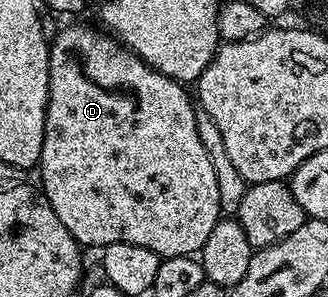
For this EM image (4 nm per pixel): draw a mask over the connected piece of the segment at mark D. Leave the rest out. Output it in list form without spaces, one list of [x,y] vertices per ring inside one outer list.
[[[67,27],[49,43],[49,101],[45,113],[45,141],[41,145],[41,157],[37,168],[42,193],[49,201],[49,205],[53,205],[53,213],[61,217],[61,225],[69,229],[69,233],[80,248],[102,249],[114,243],[128,243],[141,245],[141,249],[157,253],[160,259],[202,252],[209,233],[213,233],[213,225],[220,221],[221,212],[217,193],[217,173],[213,173],[213,161],[209,161],[209,153],[205,153],[201,137],[197,137],[196,104],[192,96],[191,99],[187,96],[188,88],[184,84],[165,77],[160,71],[154,71],[144,59],[138,59],[106,30],[95,27]]]

